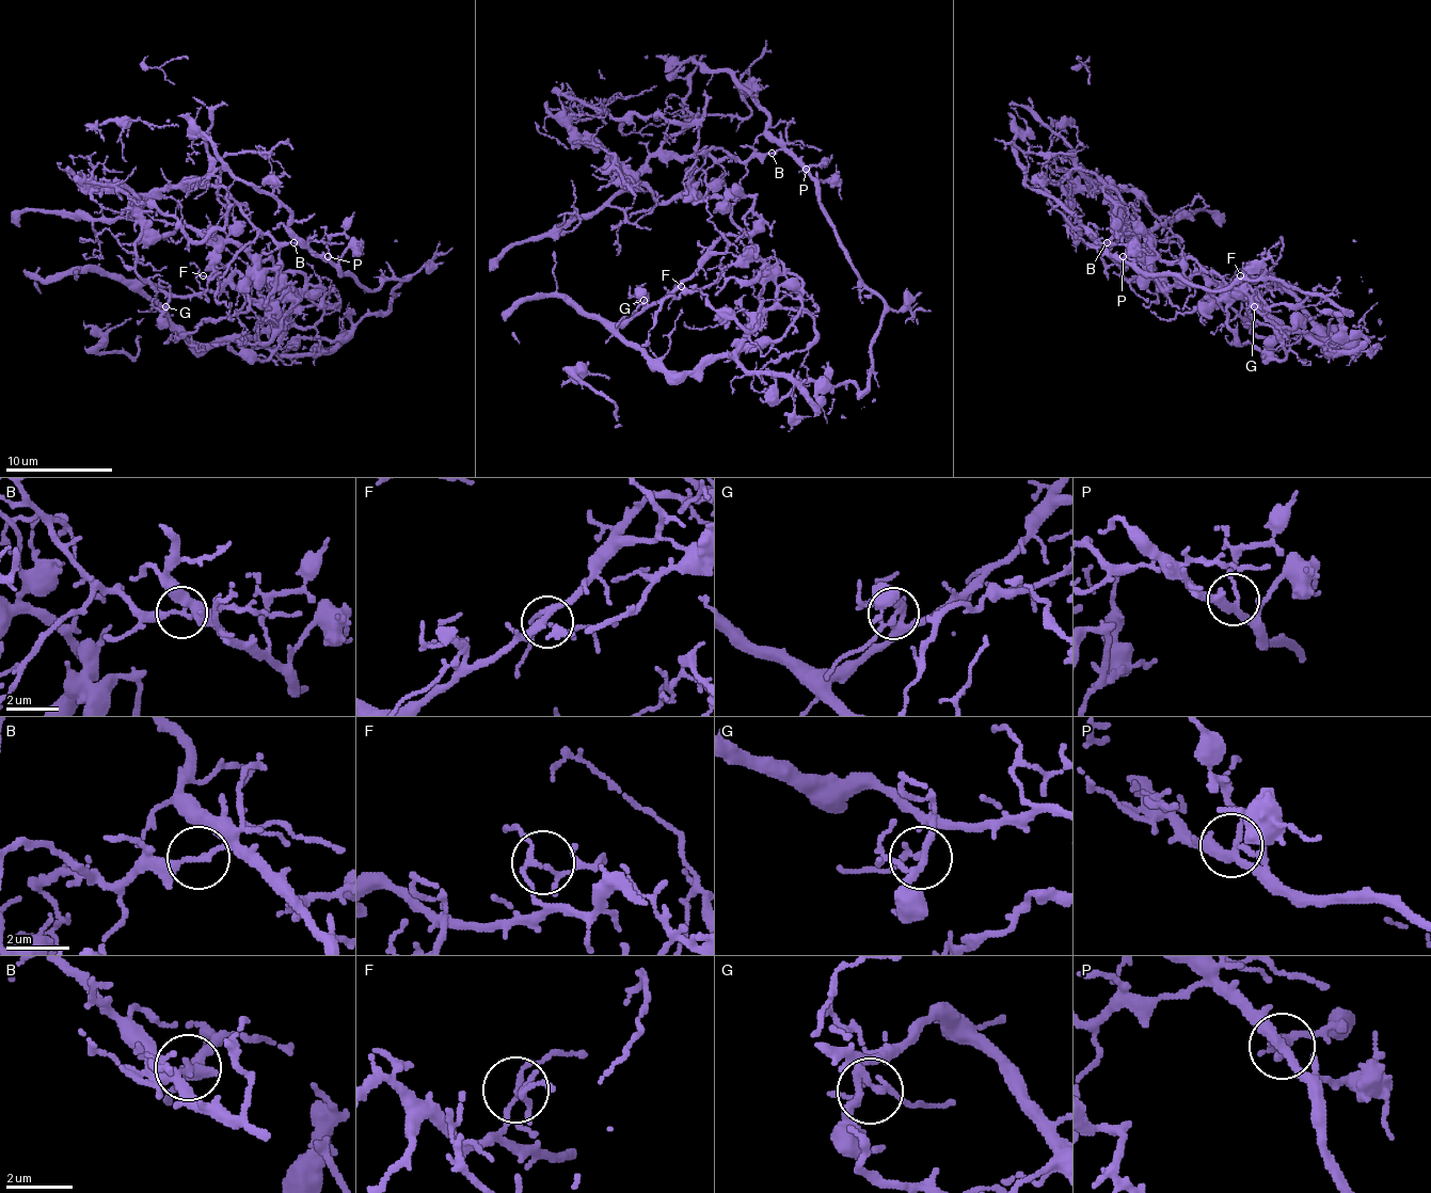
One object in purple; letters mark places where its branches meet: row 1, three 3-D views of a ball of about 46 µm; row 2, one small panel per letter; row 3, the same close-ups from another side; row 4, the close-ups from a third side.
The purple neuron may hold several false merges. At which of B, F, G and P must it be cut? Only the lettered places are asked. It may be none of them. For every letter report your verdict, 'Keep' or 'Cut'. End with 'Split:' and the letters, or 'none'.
B: Cut
F: Keep
G: Keep
P: Keep
Split: B

